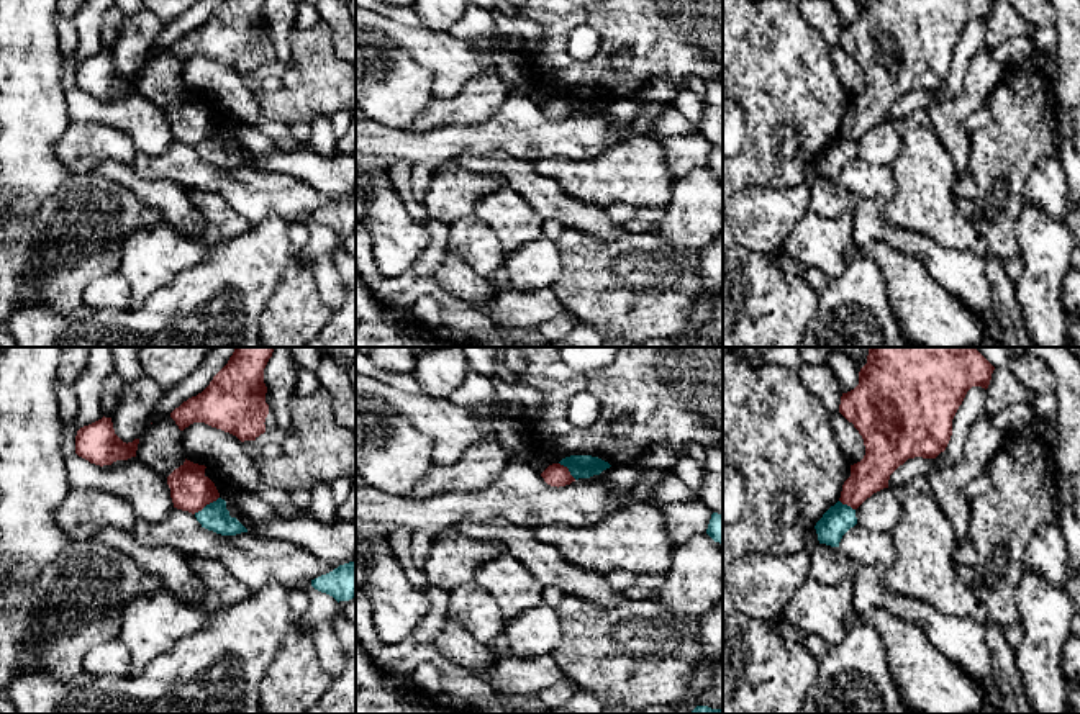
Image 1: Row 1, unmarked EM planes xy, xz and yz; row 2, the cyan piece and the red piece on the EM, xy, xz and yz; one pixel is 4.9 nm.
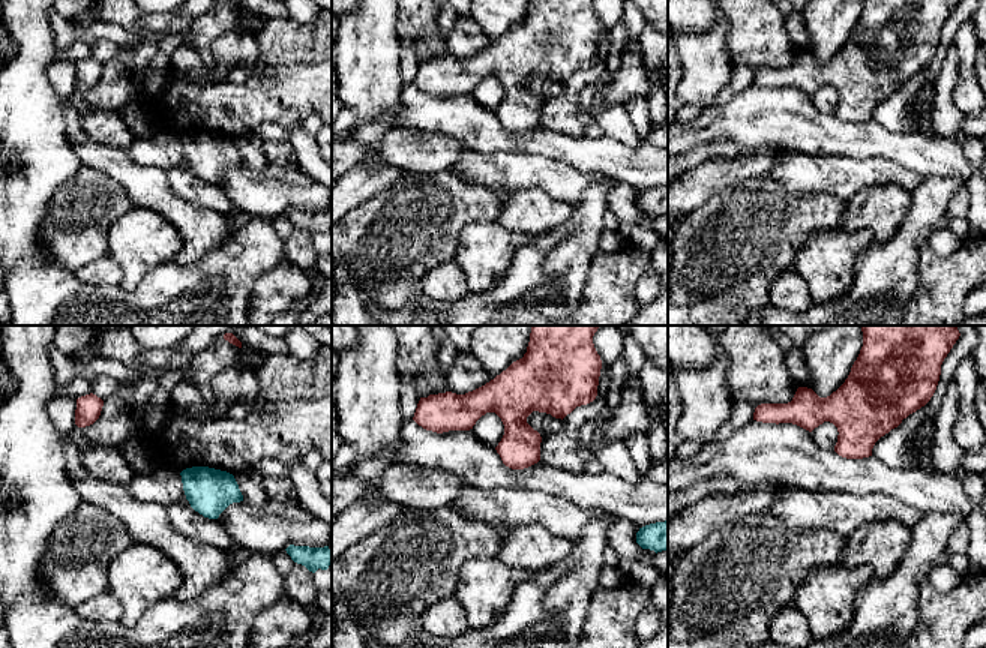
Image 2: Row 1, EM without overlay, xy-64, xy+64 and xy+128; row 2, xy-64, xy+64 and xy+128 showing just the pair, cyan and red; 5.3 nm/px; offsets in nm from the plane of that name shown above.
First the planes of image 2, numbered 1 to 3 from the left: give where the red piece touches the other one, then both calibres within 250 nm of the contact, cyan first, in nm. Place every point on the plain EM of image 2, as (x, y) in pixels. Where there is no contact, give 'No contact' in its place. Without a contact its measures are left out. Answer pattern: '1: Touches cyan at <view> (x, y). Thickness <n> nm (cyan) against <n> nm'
1: No contact
2: No contact
3: No contact

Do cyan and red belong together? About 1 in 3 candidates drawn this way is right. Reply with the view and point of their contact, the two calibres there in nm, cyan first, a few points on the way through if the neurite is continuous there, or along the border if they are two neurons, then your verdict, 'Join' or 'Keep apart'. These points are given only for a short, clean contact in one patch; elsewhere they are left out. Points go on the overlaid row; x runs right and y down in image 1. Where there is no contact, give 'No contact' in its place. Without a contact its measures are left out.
Touches cyan at xy (207, 505). Thickness 140 nm (cyan) against 200 nm. Boundary: xy (218, 497), (194, 513). Keep apart

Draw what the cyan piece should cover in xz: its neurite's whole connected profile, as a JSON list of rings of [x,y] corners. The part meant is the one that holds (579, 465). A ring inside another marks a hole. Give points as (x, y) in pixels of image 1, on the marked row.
[[[570,455],[562,459],[559,463],[567,467],[575,480],[600,475],[603,470],[611,467],[608,462],[592,455]]]

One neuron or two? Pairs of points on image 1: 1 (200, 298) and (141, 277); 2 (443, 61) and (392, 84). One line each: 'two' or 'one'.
1: two
2: two

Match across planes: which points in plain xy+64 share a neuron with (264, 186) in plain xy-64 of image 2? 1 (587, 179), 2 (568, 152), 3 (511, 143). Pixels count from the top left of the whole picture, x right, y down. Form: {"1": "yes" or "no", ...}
{"1": "yes", "2": "no", "3": "no"}

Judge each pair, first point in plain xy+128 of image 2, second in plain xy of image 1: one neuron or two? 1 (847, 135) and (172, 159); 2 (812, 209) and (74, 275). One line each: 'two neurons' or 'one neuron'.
1: two neurons
2: one neuron

